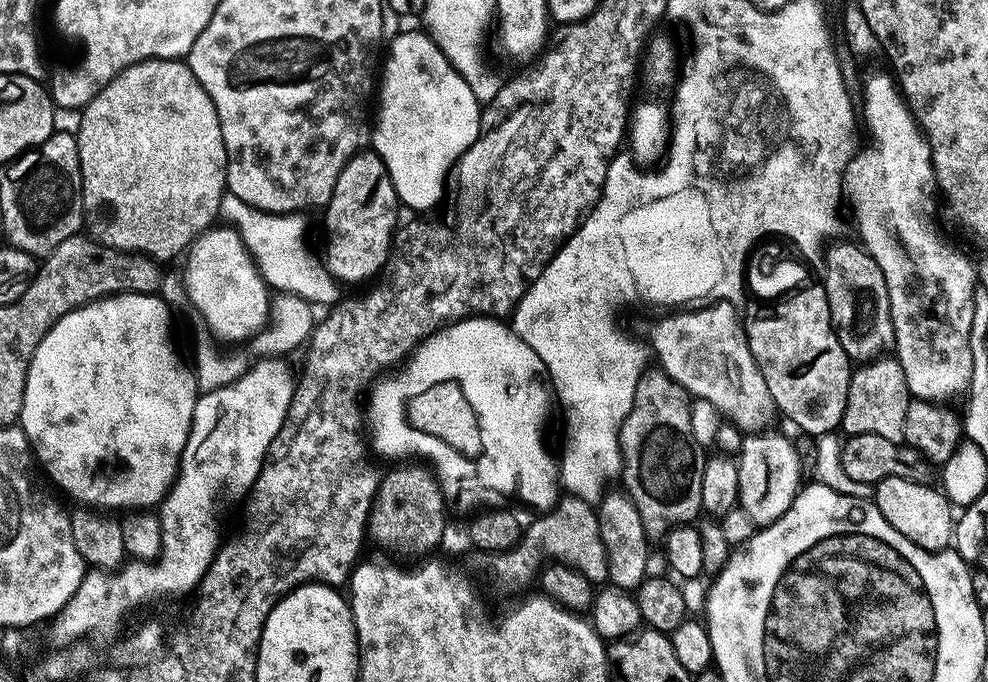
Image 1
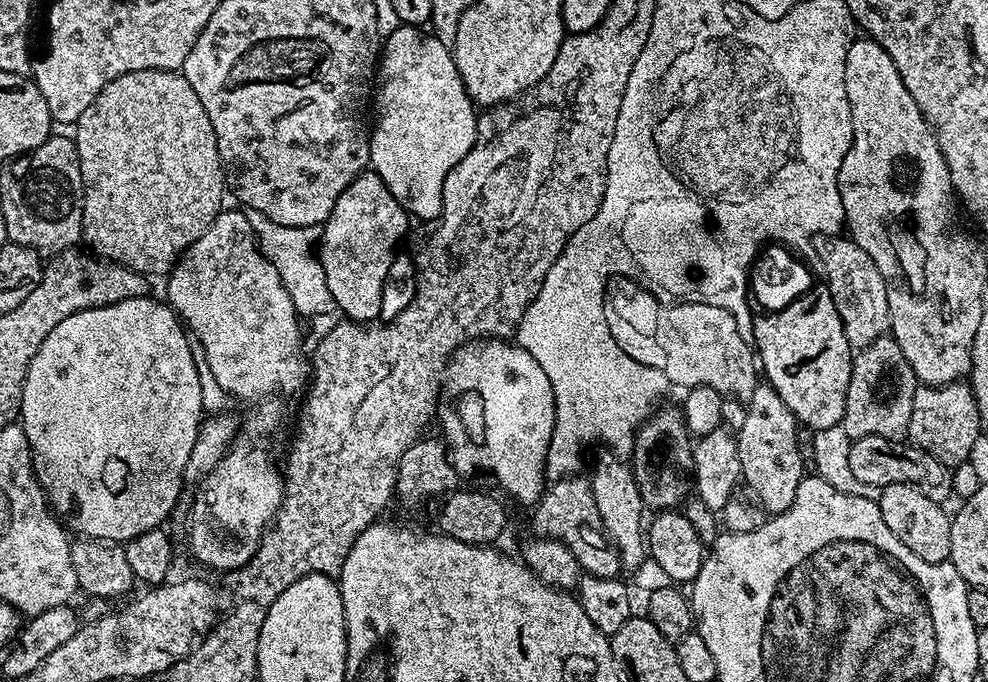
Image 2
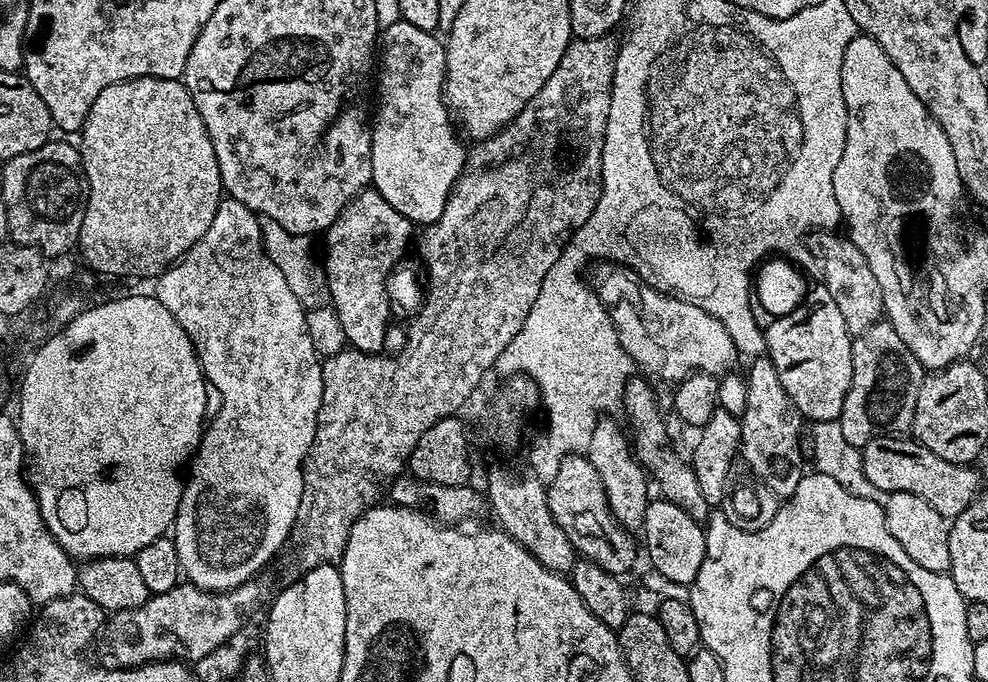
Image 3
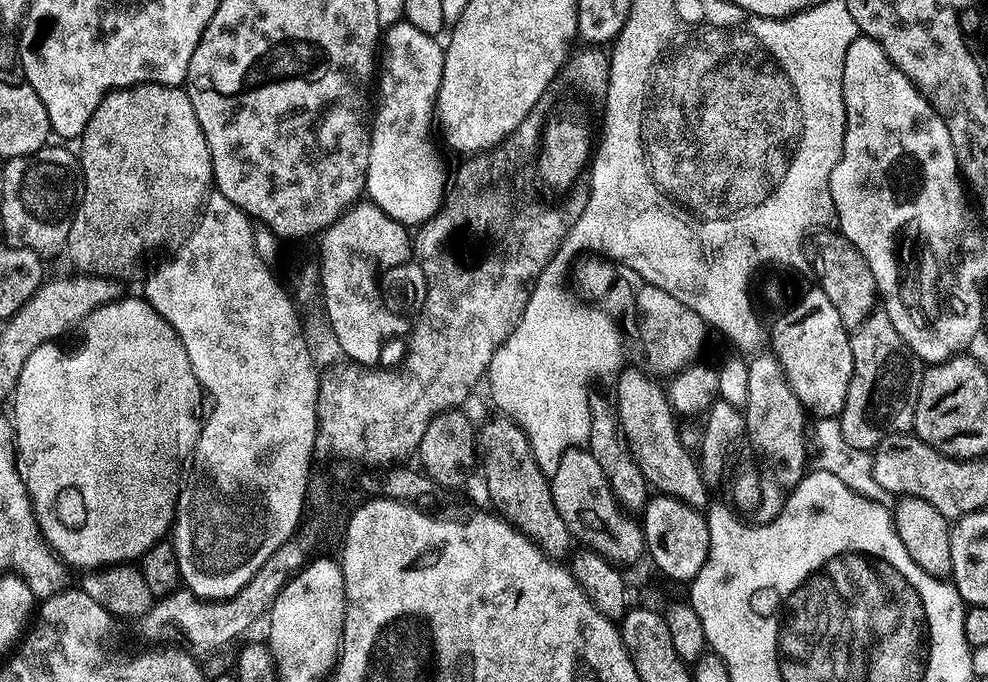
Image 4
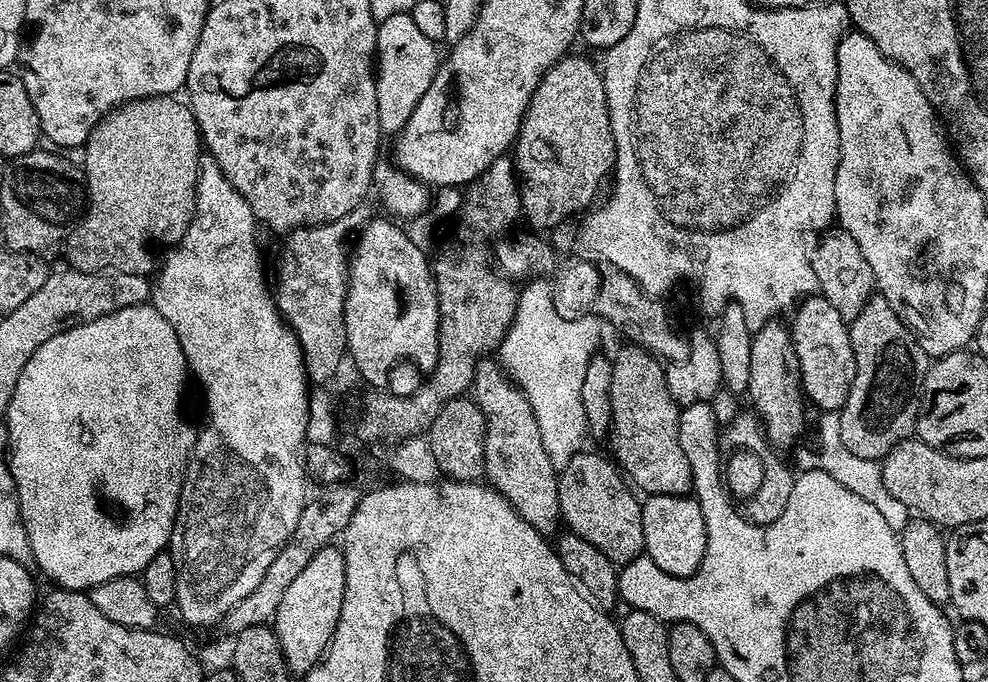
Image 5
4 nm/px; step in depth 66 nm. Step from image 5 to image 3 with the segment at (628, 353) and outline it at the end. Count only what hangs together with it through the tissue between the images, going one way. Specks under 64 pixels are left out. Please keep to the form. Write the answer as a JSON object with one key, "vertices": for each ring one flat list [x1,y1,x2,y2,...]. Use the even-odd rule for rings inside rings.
{"vertices":[[638,376,629,377,627,385,624,387,624,399,622,401,623,407,626,406,630,424,634,428,634,434,632,433,634,455,643,465,653,483,658,484,659,495,663,499,680,506,695,521,707,523,708,517,712,514,712,508,706,502,698,485,691,463,685,457,683,459,670,446,668,428,656,402,654,392,646,382,648,380,645,377,642,378,638,378]]}

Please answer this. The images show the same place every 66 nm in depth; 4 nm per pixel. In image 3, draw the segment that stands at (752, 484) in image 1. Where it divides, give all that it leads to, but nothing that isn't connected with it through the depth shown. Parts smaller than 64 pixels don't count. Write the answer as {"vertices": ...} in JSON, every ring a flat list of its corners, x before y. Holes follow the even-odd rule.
{"vertices":[[756,358,746,371,748,393,746,410,740,420,741,440,739,451,748,468,761,480,763,487,773,492,777,498,787,498,798,490,798,482,806,474,804,456,800,453,800,424,802,417,790,394,782,390,782,381,778,370,774,370,772,361]]}

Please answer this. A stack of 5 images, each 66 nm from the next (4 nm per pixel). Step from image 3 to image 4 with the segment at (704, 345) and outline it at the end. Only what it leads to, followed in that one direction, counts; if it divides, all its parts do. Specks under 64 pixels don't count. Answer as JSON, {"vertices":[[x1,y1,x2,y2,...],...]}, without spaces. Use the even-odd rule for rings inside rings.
{"vertices":[[614,282,609,293,602,301,602,308,609,317,617,321,624,320,624,328,629,332,629,337,644,336,644,342,638,346,643,352,643,359,652,356,656,360,657,373,675,373,677,370,688,367,697,359,700,347,704,344,704,331,706,325,702,317,694,314,681,300,666,294,666,290,658,290,658,286,644,283,640,287,640,296,636,296,636,304,628,304,628,288,624,284]]}

